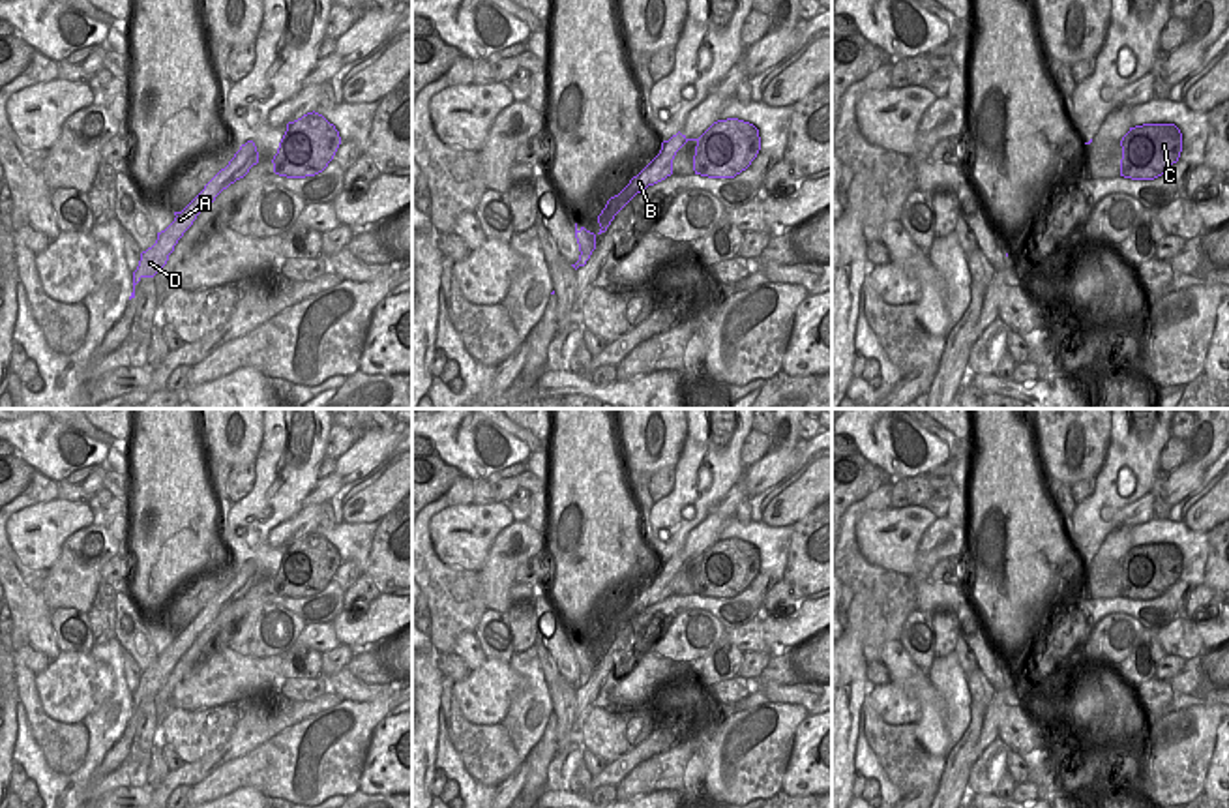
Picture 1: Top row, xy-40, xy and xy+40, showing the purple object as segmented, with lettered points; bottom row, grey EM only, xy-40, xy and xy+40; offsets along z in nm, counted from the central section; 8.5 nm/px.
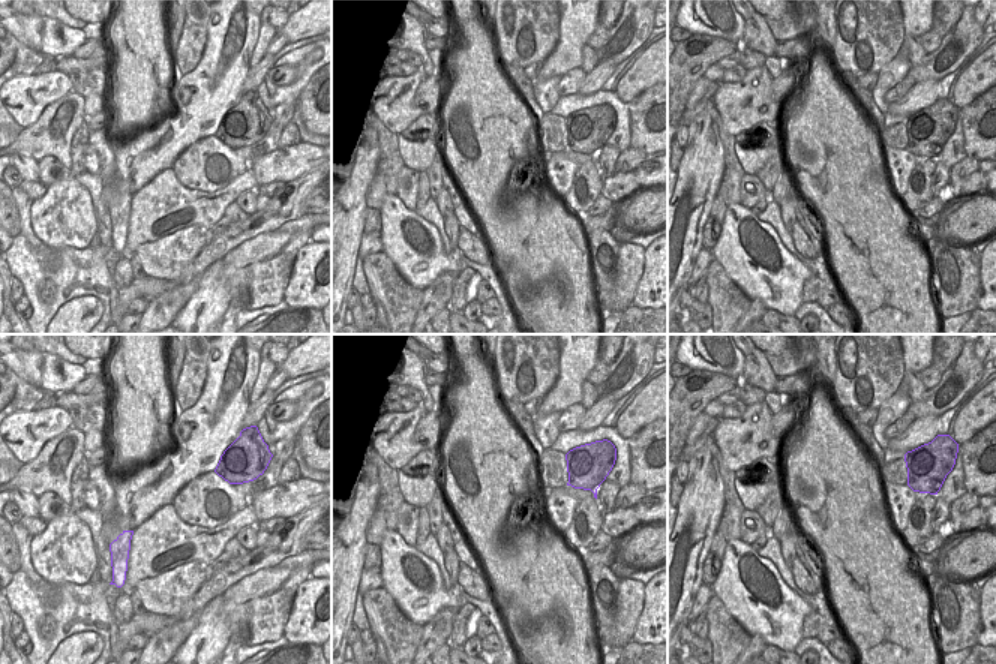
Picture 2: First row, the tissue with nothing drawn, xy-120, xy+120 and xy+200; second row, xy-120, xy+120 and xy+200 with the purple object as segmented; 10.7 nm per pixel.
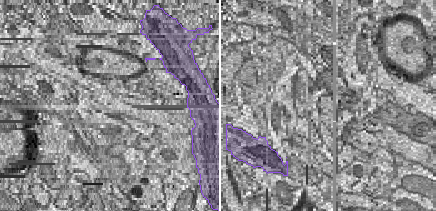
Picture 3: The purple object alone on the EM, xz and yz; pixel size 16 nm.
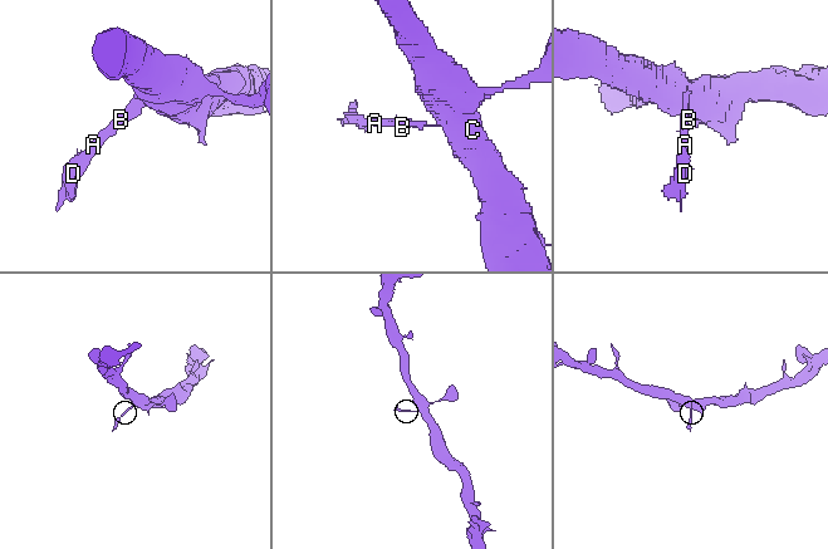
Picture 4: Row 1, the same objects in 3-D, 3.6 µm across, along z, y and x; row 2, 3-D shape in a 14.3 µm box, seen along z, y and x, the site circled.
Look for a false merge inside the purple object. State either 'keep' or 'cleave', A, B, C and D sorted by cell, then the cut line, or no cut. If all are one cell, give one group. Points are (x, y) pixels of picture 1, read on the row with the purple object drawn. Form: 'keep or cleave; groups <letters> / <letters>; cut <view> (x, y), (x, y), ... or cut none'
keep; groups A B C D; cut none

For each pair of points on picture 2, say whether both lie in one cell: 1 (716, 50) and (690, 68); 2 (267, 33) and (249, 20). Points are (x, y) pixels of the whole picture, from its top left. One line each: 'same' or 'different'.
1: same
2: different

